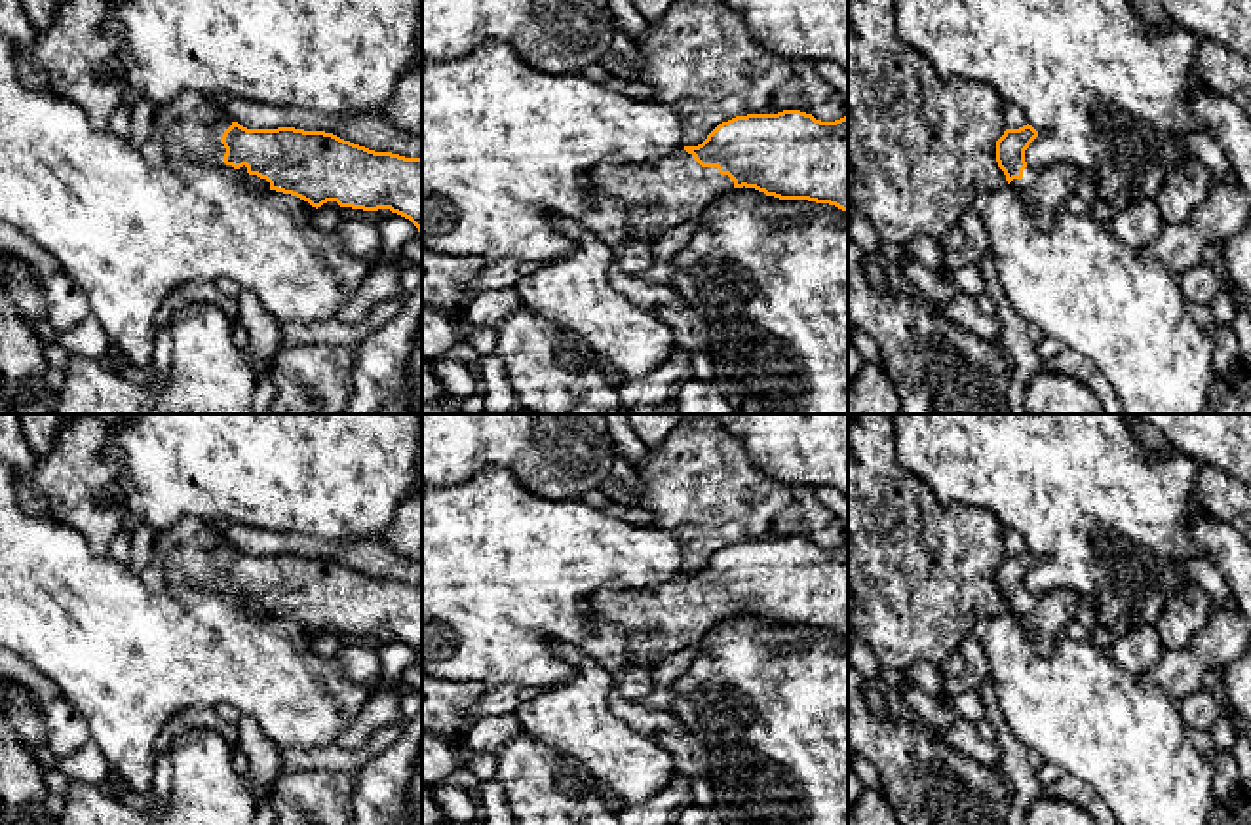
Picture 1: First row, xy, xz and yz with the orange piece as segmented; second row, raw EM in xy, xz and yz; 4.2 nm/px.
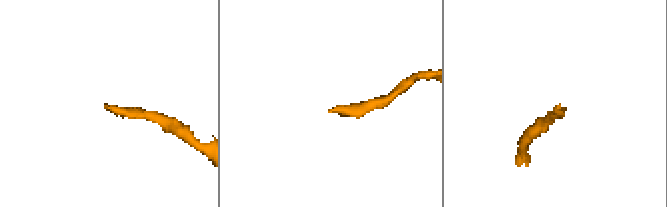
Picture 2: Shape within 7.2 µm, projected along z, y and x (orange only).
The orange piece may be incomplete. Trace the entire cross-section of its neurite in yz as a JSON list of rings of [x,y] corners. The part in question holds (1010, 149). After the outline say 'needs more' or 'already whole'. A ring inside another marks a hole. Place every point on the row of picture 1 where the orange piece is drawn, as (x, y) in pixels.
[[[1032,125],[1006,129],[996,141],[996,162],[1008,184],[1019,194],[1040,230],[1049,230],[1068,196],[1076,194],[1078,175],[1070,163],[1029,167],[1025,150],[1038,137]]] | needs more

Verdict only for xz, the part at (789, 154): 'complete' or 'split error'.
split error

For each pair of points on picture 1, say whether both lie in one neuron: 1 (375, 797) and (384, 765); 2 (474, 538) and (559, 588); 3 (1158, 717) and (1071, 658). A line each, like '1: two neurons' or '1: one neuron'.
1: one neuron
2: one neuron
3: one neuron

